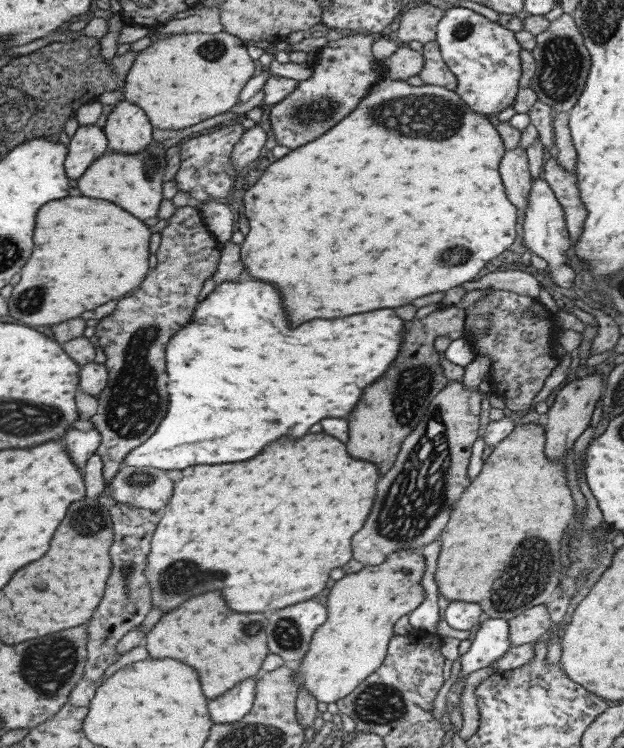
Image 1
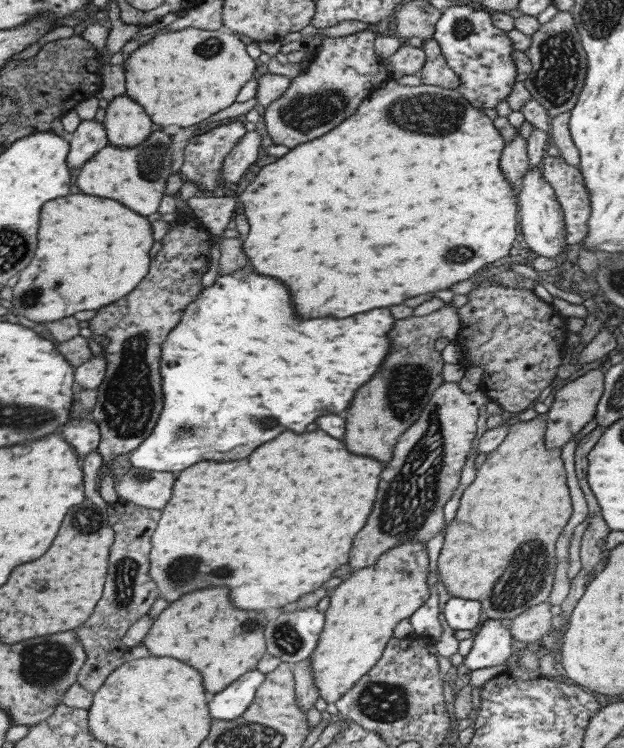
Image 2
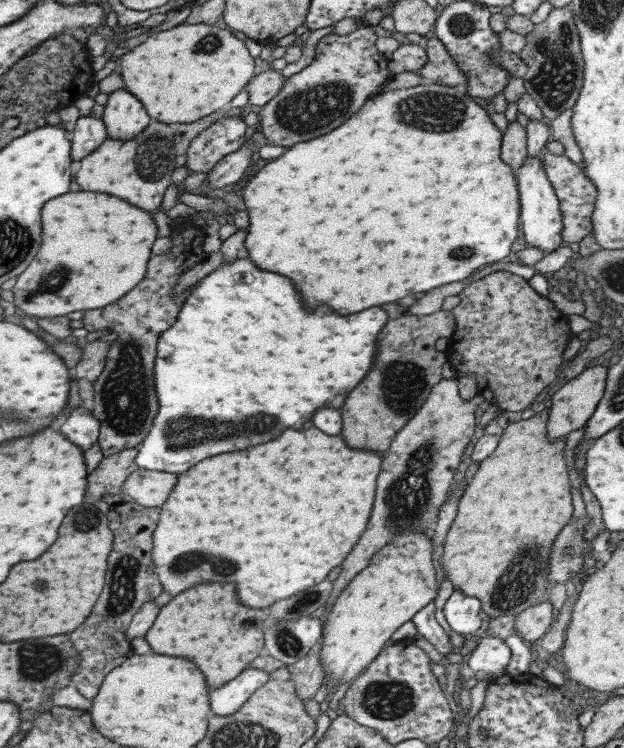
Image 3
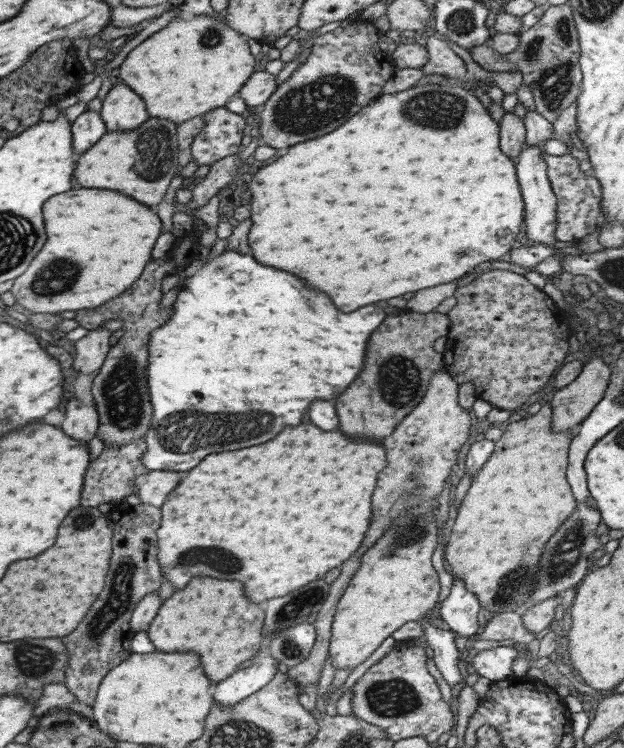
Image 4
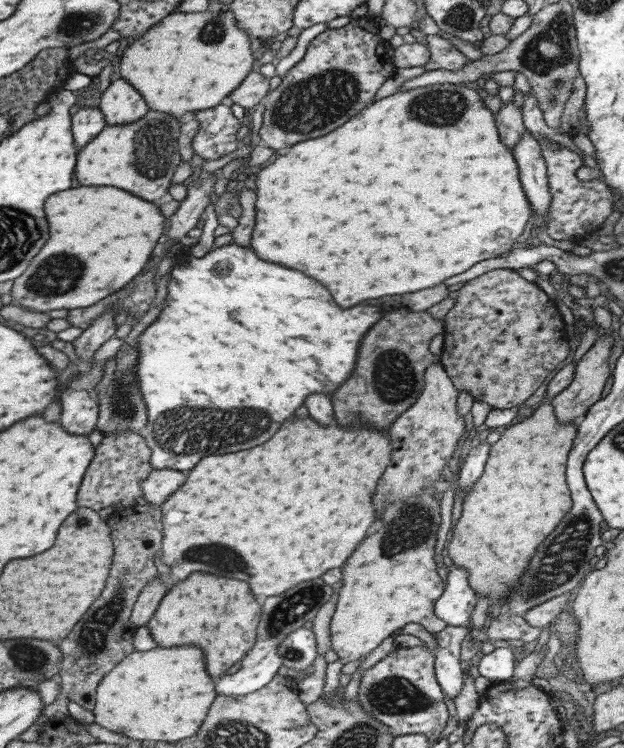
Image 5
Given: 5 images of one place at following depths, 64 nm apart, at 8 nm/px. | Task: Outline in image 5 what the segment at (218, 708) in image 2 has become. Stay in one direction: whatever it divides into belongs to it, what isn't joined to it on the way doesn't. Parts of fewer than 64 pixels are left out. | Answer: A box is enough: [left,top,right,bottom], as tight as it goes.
[216,578,333,698]

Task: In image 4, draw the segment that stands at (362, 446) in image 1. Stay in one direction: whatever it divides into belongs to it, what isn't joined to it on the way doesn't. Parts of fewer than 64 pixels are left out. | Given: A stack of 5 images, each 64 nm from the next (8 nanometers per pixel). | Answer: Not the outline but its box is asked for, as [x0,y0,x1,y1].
[336,310,450,442]

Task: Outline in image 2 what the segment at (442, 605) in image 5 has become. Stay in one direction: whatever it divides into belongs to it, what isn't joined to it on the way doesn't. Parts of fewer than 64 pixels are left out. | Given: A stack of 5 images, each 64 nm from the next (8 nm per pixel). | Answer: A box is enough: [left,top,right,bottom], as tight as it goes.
[444,598,481,631]

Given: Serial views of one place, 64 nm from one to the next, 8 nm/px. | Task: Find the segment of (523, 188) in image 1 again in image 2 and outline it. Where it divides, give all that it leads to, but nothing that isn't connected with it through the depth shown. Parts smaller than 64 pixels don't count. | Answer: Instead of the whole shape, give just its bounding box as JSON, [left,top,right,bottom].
[500,133,531,195]

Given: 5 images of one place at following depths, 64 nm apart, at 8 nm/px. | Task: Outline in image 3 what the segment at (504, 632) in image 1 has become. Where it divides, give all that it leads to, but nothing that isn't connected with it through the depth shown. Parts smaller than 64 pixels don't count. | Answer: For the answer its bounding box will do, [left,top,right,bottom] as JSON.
[468,633,510,678]

